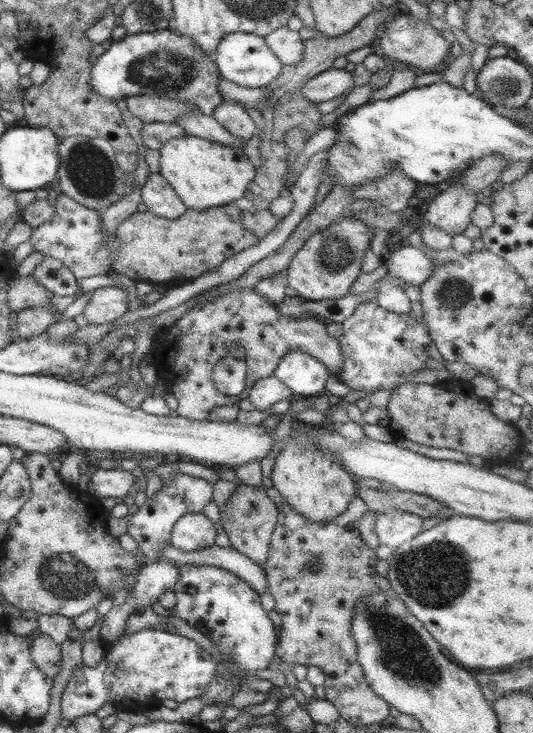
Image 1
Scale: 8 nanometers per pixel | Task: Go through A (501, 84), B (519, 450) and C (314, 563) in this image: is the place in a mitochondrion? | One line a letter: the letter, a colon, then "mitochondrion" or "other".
A: mitochondrion
B: other
C: mitochondrion

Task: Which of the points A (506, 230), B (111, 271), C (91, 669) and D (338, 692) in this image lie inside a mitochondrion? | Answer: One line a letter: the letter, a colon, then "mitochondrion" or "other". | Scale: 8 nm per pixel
A: other
B: other
C: other
D: other

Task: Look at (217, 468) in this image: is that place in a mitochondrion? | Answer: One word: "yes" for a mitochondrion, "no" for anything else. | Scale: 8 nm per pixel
no

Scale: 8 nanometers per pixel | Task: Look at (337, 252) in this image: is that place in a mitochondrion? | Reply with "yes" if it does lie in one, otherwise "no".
yes

